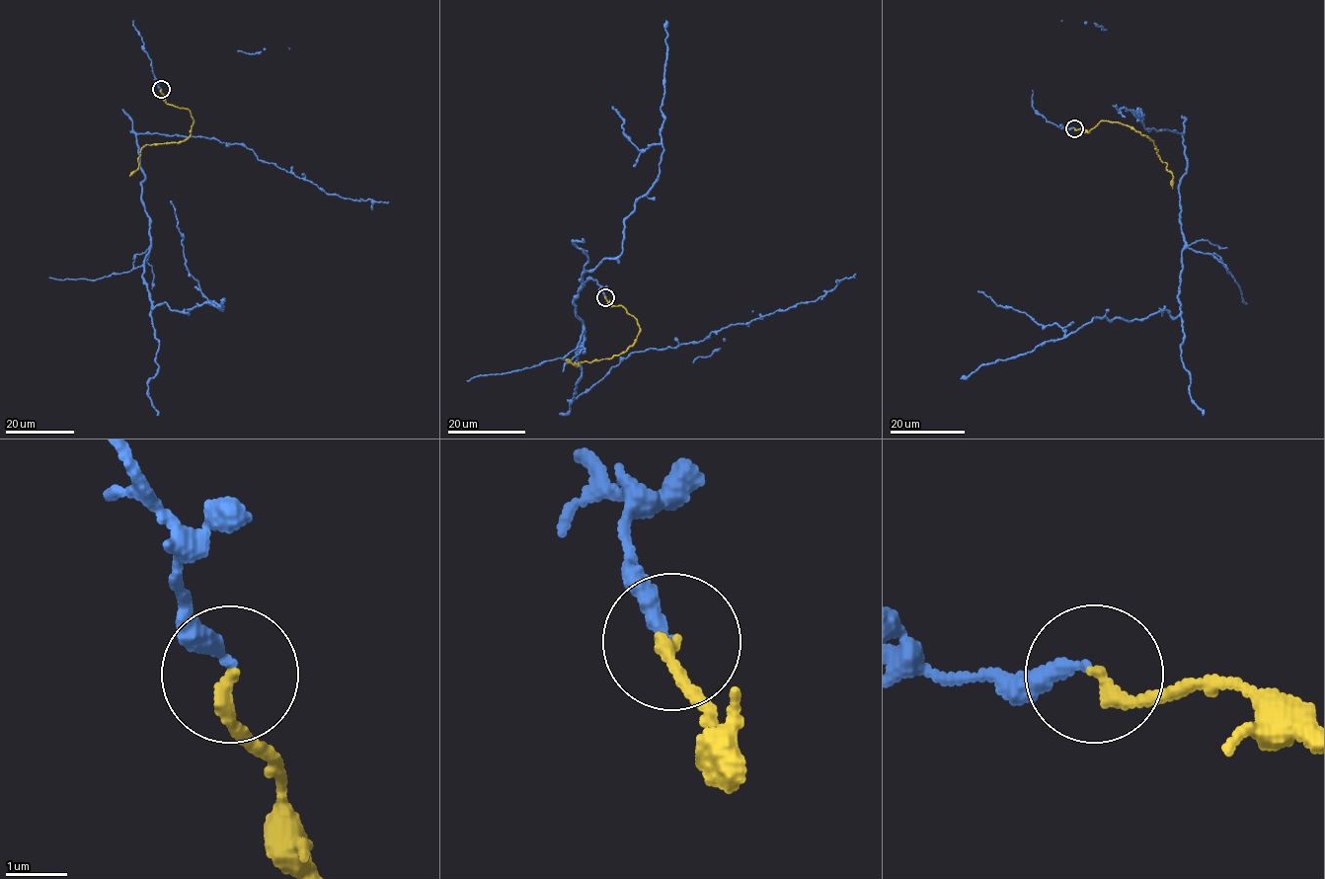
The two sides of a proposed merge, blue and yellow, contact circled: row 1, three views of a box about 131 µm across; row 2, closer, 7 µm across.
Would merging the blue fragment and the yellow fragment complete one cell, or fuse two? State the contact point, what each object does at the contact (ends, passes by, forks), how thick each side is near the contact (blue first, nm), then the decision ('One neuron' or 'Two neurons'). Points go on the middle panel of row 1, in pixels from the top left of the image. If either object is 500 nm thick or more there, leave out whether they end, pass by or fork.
Place: (605, 297). At the ring blue ends. At the ring yellow ends. Thickness 240 nm (blue) against 240 nm. One neuron

